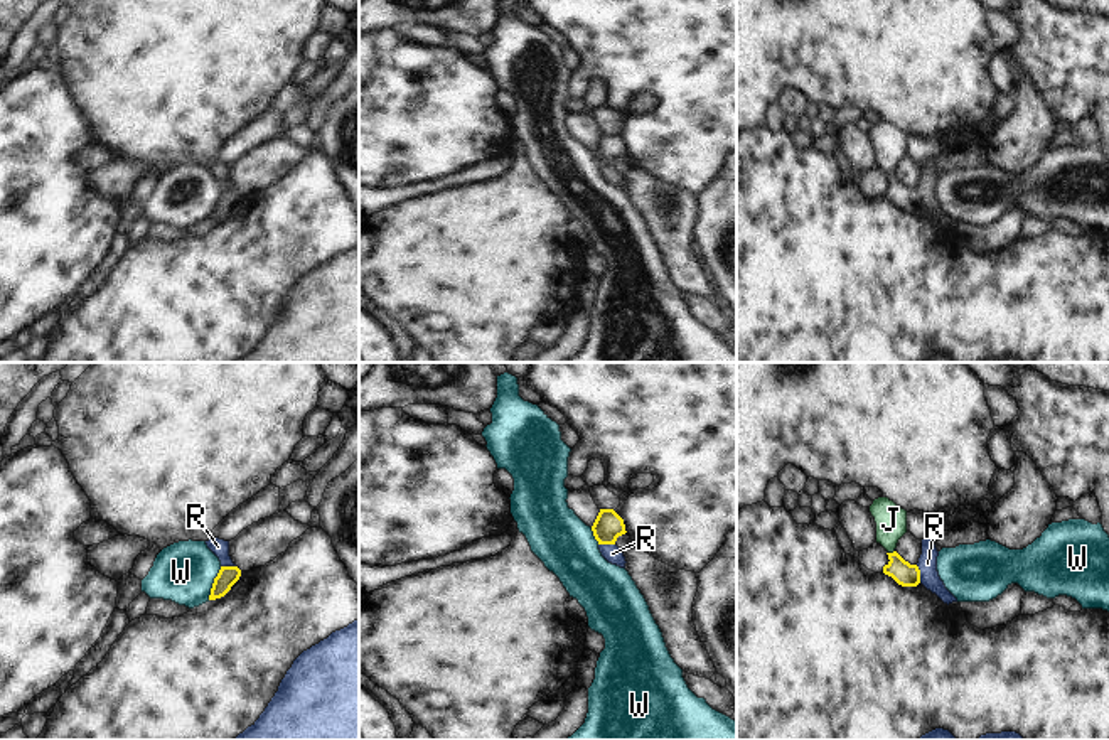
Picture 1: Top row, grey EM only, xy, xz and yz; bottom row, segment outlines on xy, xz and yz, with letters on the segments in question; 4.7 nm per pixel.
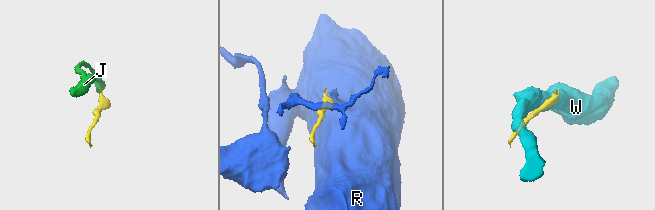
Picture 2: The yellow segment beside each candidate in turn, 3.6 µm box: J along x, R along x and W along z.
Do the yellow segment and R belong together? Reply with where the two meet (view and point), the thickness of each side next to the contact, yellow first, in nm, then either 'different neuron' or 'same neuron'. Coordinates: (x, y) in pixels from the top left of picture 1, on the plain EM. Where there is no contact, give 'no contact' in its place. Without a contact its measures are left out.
contact yz (919, 196); calibres 110 and 100 nm; different neuron

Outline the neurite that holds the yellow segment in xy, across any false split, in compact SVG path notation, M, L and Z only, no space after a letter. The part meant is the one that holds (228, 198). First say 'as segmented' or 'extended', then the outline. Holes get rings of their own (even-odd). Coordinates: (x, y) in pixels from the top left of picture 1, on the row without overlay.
as segmented | M221 189L217 199L214 201L209 223L224 219L231 209L239 202L241 192L238 189Z

